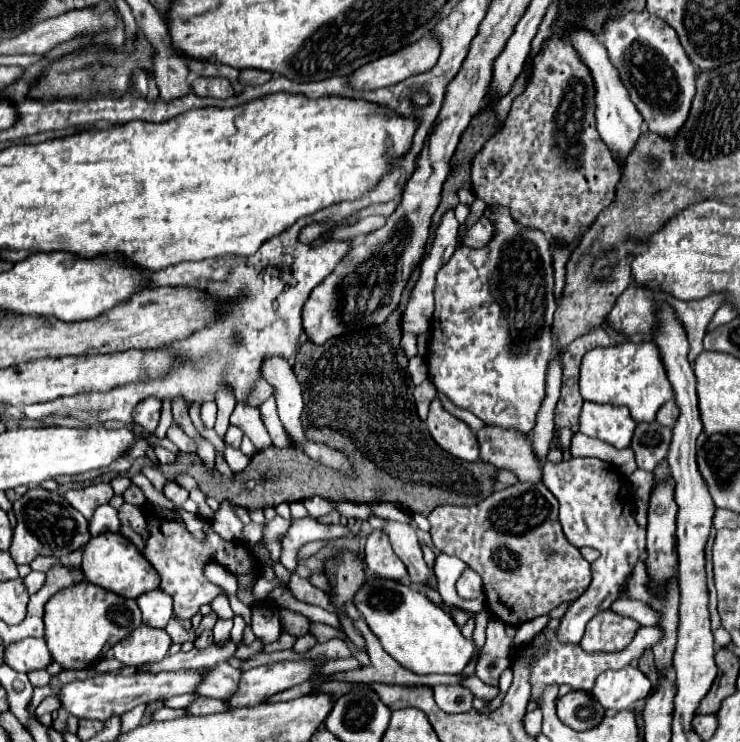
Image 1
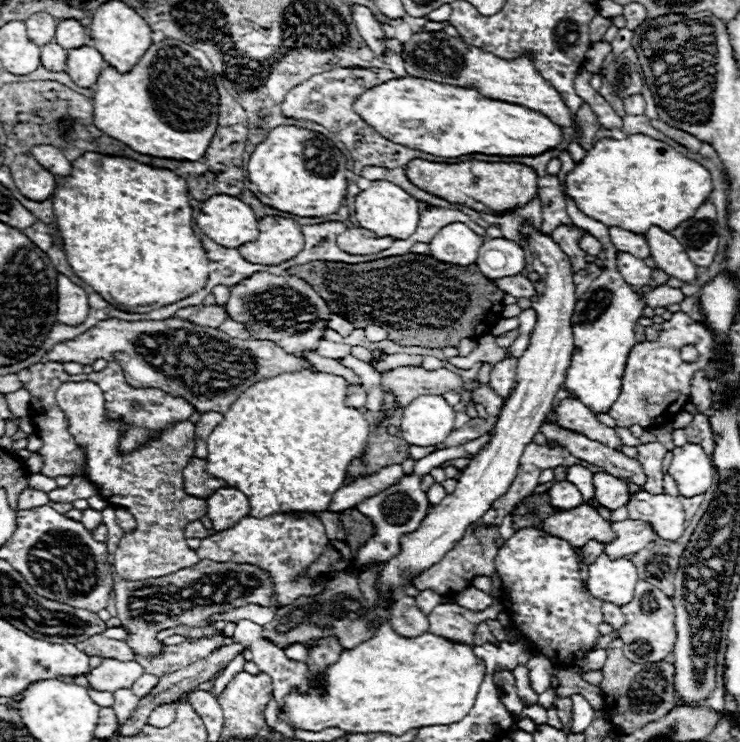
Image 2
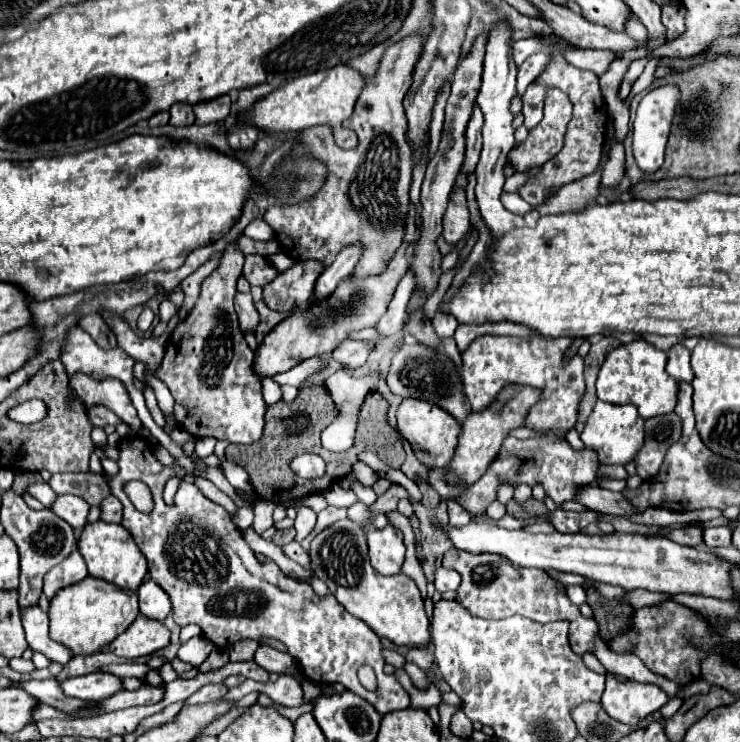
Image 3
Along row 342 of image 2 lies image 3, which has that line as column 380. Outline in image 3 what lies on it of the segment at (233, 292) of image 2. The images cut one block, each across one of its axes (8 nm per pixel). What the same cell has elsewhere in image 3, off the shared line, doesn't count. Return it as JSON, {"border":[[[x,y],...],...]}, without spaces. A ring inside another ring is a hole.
{"border":[[[406,242],[398,248],[396,256],[392,258],[392,264],[388,264],[388,270],[380,276],[364,278],[364,280],[354,280],[346,278],[340,282],[336,292],[320,302],[308,306],[308,310],[294,310],[292,316],[282,320],[258,346],[256,356],[254,356],[254,372],[260,378],[272,378],[280,372],[286,372],[294,368],[298,362],[312,358],[312,356],[322,356],[330,354],[340,342],[348,338],[352,330],[362,330],[368,326],[374,326],[380,316],[386,312],[388,302],[392,300],[392,294],[402,280],[402,276],[408,270],[408,260],[406,260]]]}

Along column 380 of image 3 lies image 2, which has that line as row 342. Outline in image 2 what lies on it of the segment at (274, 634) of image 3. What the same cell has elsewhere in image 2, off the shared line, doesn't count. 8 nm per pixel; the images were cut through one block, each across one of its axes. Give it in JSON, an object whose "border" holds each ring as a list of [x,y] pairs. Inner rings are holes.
{"border":[[[676,312],[668,322],[662,324],[660,338],[656,342],[642,342],[634,346],[630,358],[626,360],[626,374],[622,378],[622,392],[618,400],[612,404],[608,414],[616,420],[616,426],[630,428],[634,424],[642,428],[654,428],[682,410],[684,402],[690,398],[690,380],[694,372],[708,368],[710,358],[714,354],[714,336],[704,326],[694,322],[688,314]],[[684,346],[696,346],[700,358],[694,364],[680,360],[680,348]]]}

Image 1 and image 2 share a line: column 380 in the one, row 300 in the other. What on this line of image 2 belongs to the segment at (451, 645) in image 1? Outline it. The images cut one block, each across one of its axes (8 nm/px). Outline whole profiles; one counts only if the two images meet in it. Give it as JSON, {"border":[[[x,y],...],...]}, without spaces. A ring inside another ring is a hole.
{"border":[[[604,268],[602,274],[590,284],[590,288],[576,302],[572,326],[574,326],[574,358],[564,386],[578,396],[590,410],[608,412],[622,390],[622,376],[626,358],[636,344],[636,324],[642,318],[646,302],[630,284],[622,280],[616,268]]]}

